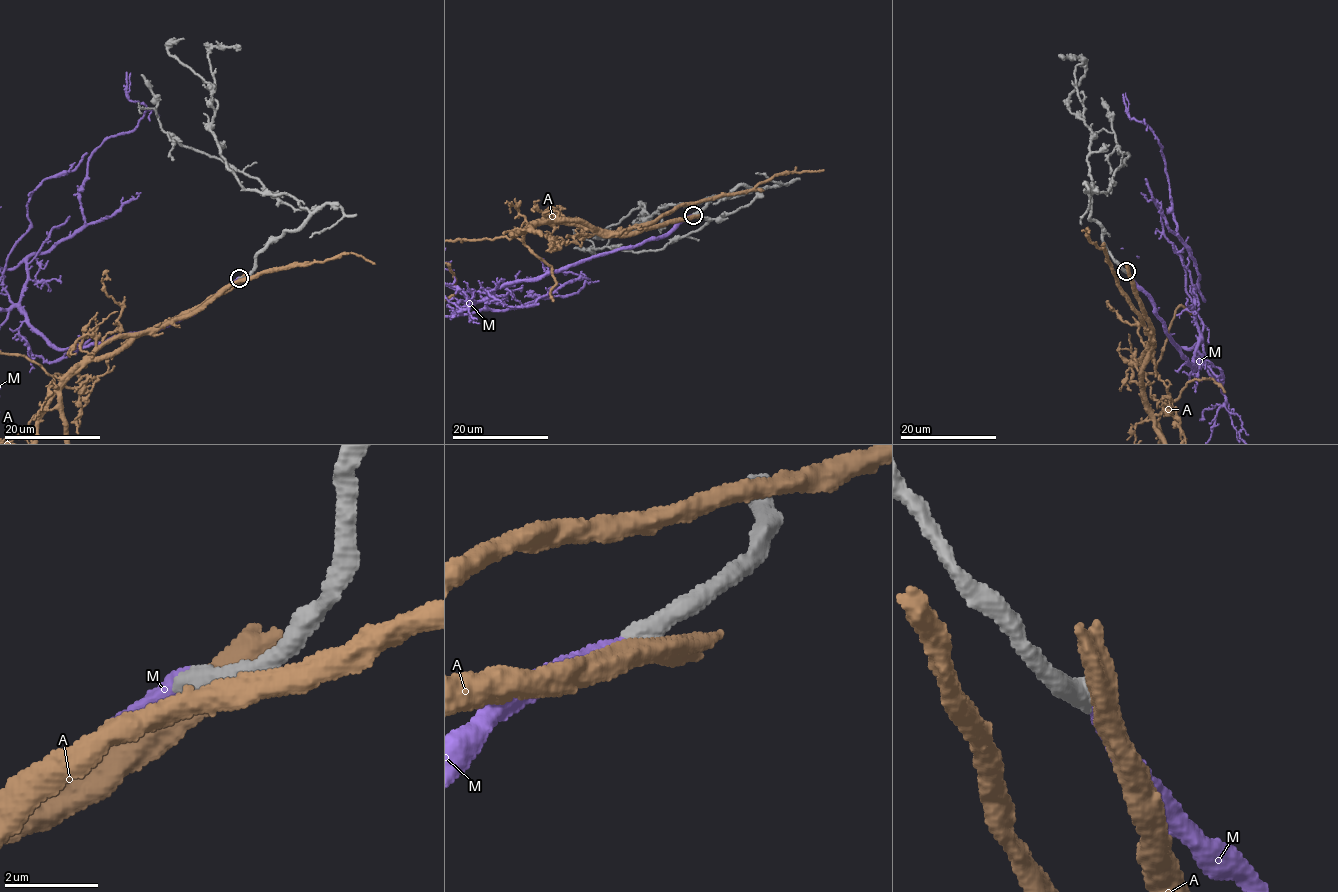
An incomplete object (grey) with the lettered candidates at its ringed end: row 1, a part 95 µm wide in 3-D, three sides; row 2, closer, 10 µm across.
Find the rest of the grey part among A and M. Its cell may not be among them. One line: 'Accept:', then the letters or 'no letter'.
Accept: M

